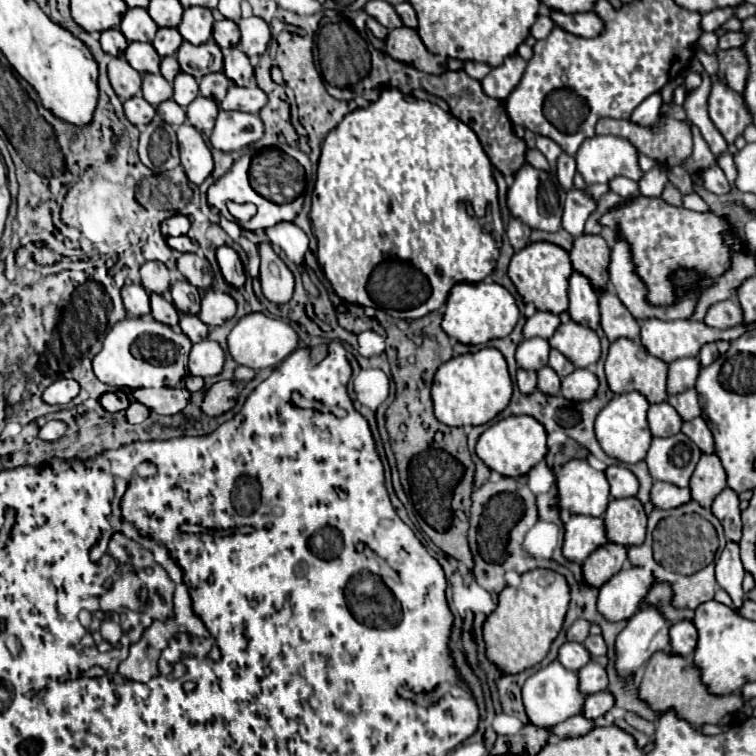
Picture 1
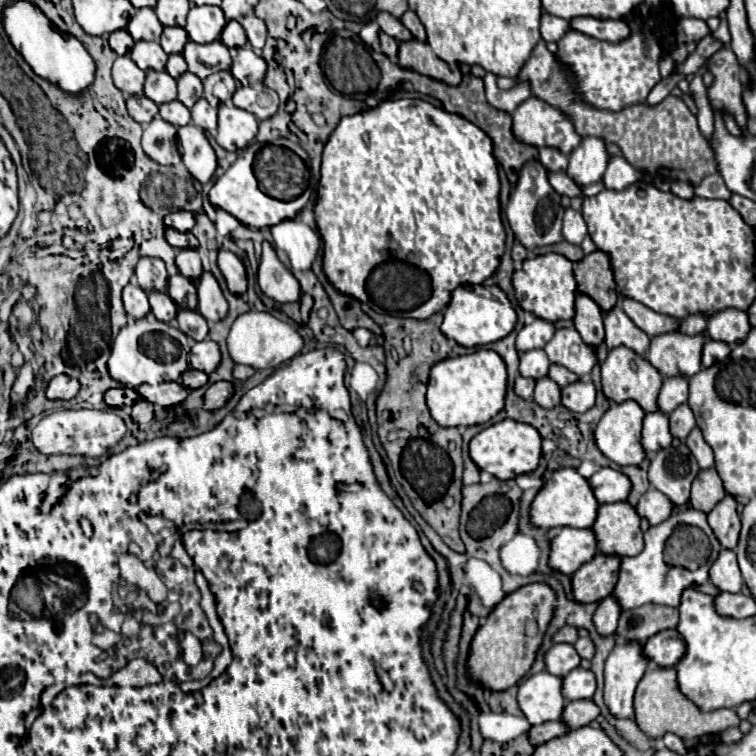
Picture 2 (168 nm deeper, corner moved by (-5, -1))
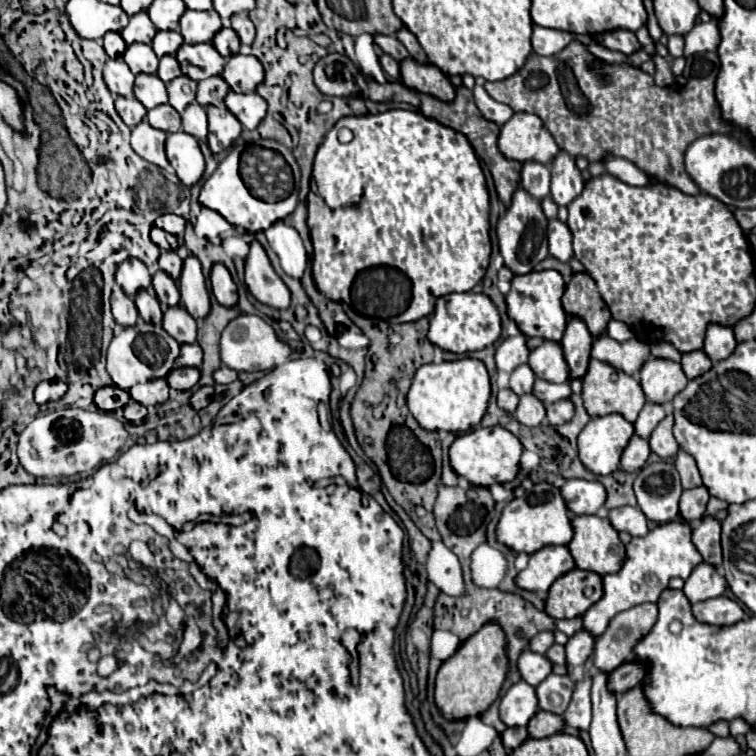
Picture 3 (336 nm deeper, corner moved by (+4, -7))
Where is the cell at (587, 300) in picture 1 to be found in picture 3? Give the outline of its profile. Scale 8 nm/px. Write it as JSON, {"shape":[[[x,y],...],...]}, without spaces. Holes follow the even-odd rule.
{"shape":[[[577,316],[569,318],[561,346],[565,352],[565,360],[569,362],[571,378],[579,378],[587,372],[587,364],[591,360],[591,344],[593,344],[593,336],[587,324]]]}

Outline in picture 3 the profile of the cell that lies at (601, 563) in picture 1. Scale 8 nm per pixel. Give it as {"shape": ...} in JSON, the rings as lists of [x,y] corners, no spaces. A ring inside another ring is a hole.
{"shape":[[[571,570],[553,582],[545,612],[553,618],[583,616],[603,596],[603,578],[597,572]]]}

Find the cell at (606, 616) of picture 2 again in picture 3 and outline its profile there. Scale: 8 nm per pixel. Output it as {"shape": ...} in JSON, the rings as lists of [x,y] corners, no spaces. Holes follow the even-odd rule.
{"shape":[[[579,630],[575,636],[569,638],[565,650],[567,650],[567,658],[569,658],[567,666],[569,666],[569,674],[571,674],[573,666],[585,664],[585,660],[589,656],[593,656],[593,652],[595,652],[595,638],[593,638],[593,634],[589,630]]]}

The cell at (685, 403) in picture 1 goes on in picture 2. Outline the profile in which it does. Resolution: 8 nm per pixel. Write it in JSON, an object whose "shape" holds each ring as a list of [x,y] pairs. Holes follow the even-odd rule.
{"shape":[[[680,404],[668,416],[668,420],[670,420],[670,434],[672,434],[672,438],[678,438],[678,440],[684,440],[692,432],[692,428],[696,426],[694,414],[692,414],[688,404]]]}

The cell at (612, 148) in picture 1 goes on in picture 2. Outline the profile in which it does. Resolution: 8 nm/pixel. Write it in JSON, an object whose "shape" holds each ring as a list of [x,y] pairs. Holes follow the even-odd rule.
{"shape":[[[588,136],[582,138],[580,146],[574,148],[574,152],[568,158],[566,174],[582,186],[590,186],[594,182],[600,182],[604,176],[604,170],[608,166],[608,154],[604,148],[604,140]]]}

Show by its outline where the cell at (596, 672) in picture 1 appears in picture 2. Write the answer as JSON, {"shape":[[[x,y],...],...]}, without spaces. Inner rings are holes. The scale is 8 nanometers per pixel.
{"shape":[[[574,668],[562,678],[562,696],[566,700],[588,700],[596,690],[596,678],[592,670]]]}

